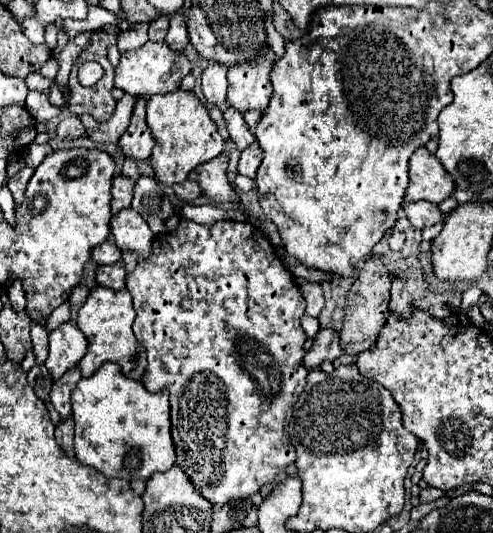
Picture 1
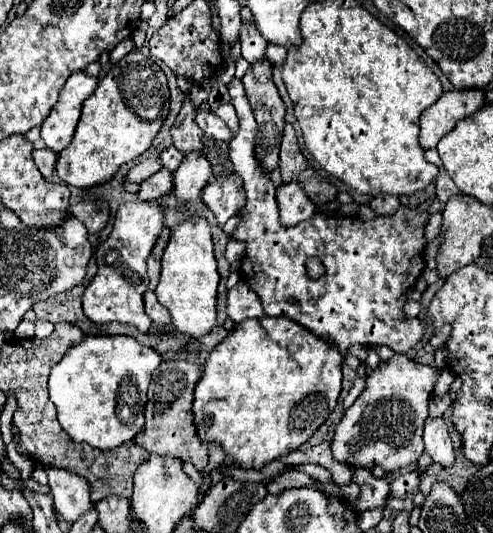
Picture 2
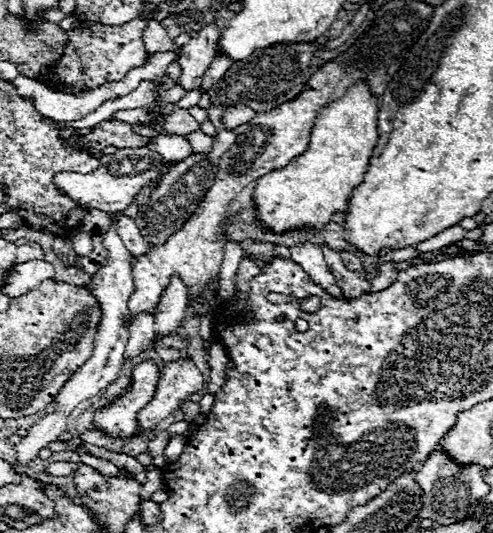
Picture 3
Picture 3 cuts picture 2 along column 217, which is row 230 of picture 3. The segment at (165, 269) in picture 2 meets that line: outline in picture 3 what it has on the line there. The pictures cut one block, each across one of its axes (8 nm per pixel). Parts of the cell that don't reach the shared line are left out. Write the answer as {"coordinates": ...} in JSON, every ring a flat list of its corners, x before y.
{"coordinates":[[364,84,352,86,342,98,326,106,314,124,306,154,294,158,294,162,282,170,274,170,256,180,252,204,260,226,274,234,302,228,324,230,324,226,332,222,332,214,346,212,354,188,364,180,378,138,376,114,378,98,372,96]]}

